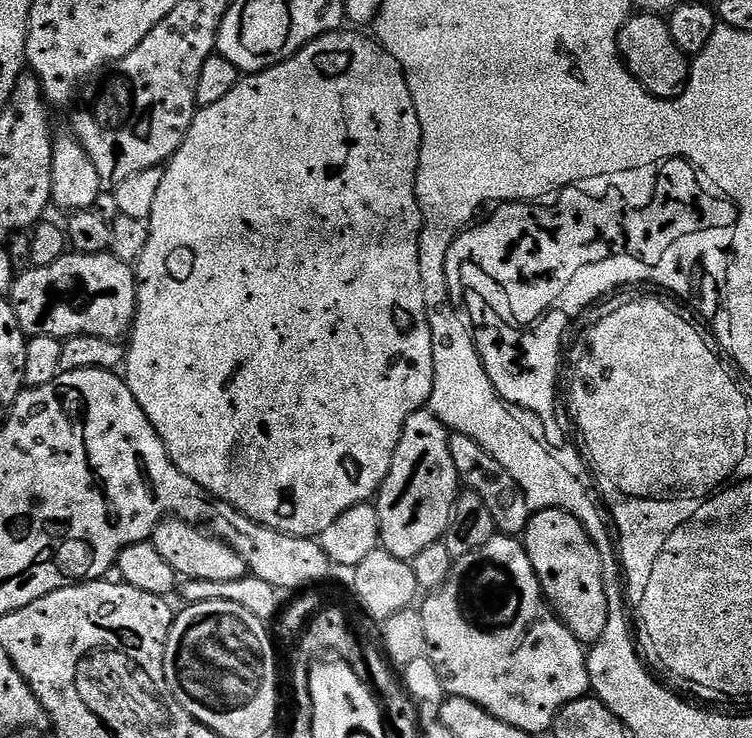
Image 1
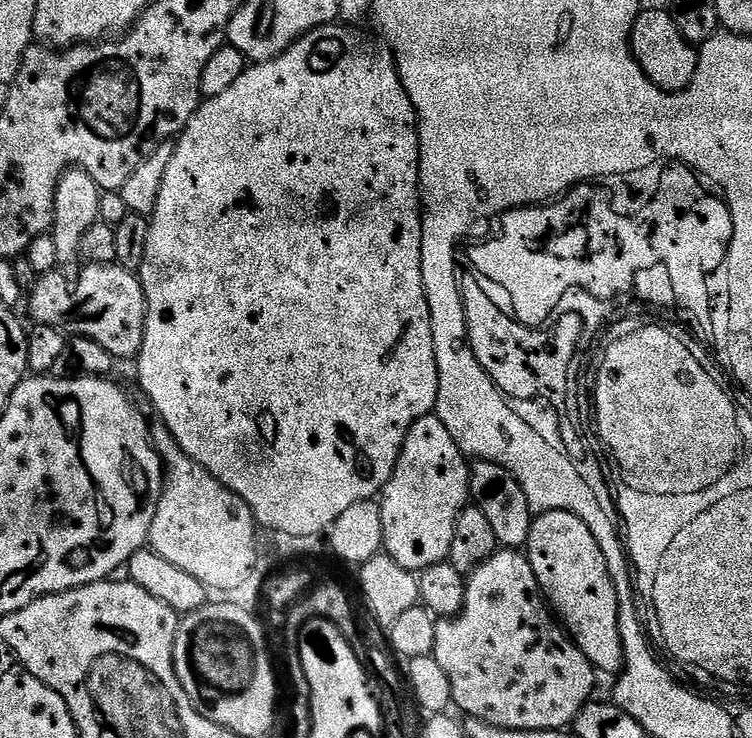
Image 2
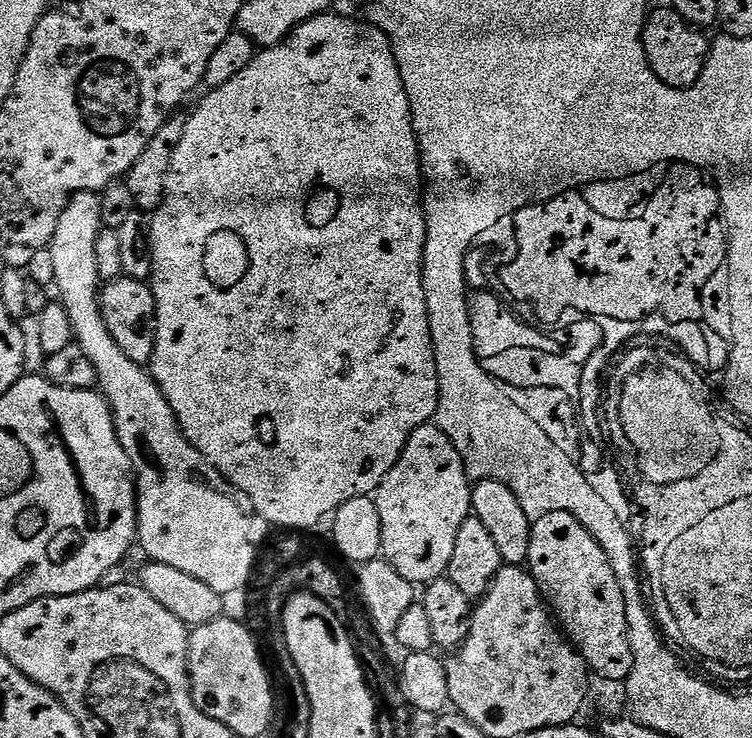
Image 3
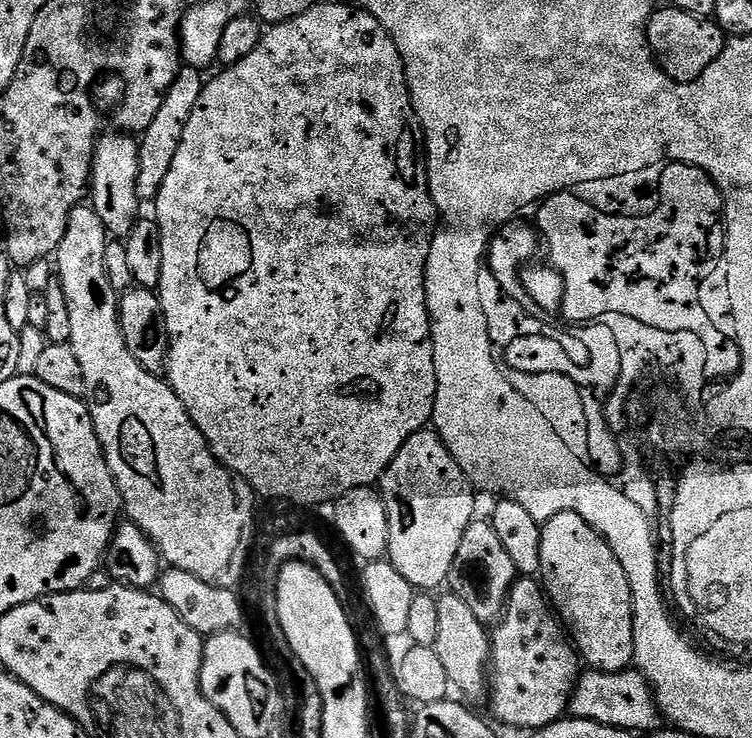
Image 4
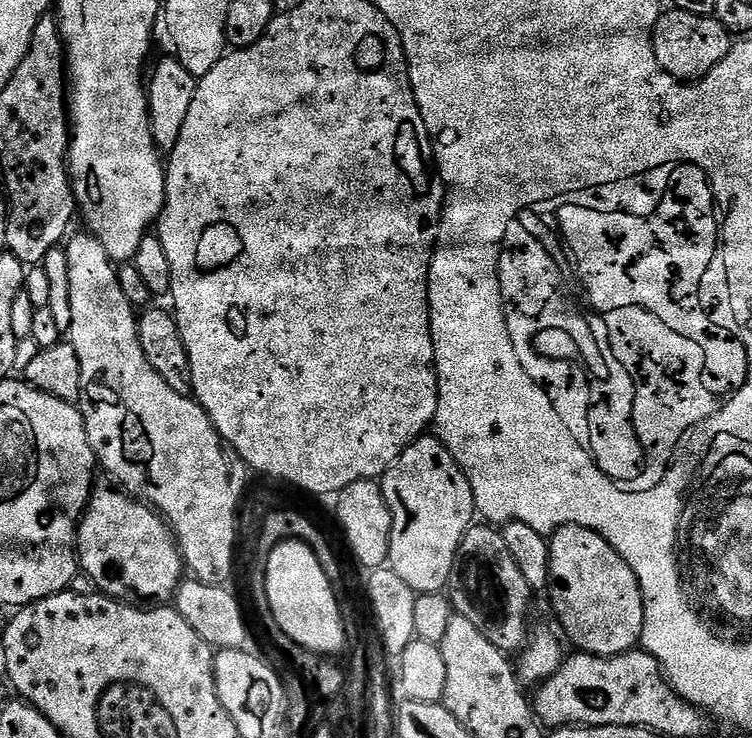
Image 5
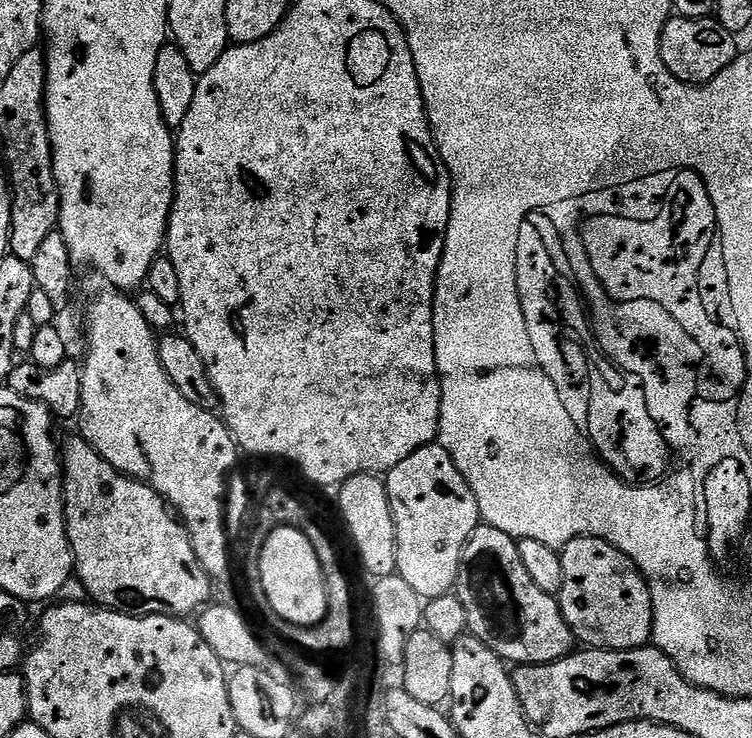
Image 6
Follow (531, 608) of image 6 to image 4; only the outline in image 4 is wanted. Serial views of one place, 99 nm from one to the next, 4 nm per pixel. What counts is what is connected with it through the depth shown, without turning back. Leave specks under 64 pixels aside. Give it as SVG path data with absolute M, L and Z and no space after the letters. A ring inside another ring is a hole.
M473 519L472 524L466 526L466 534L462 534L462 543L458 545L458 554L454 554L454 566L450 566L446 584L452 587L449 588L451 595L462 598L485 626L495 626L508 607L508 594L518 579L518 573L498 534L494 534L491 523L480 519Z

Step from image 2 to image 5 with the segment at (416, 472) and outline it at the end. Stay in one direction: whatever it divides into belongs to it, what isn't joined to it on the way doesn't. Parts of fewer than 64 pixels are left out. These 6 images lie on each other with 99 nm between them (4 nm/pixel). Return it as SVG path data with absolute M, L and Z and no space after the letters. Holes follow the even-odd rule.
M425 434L385 470L379 481L392 515L388 564L412 591L439 592L447 585L458 546L477 515L470 482L435 435Z

